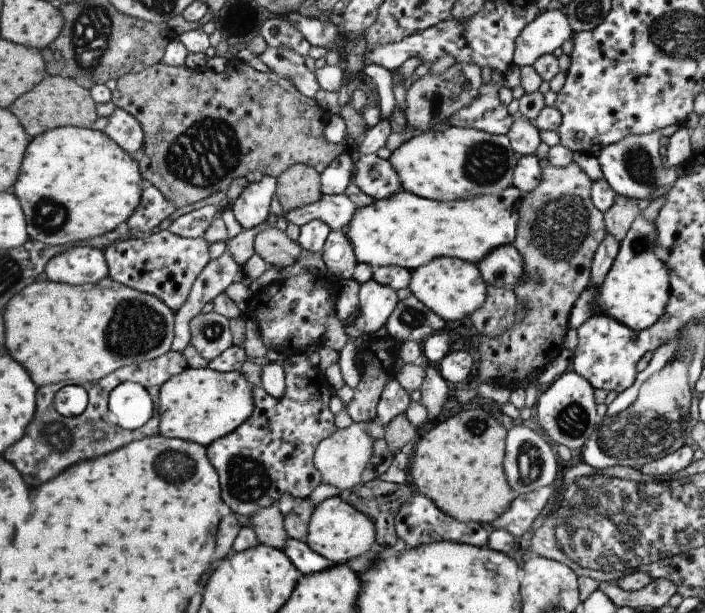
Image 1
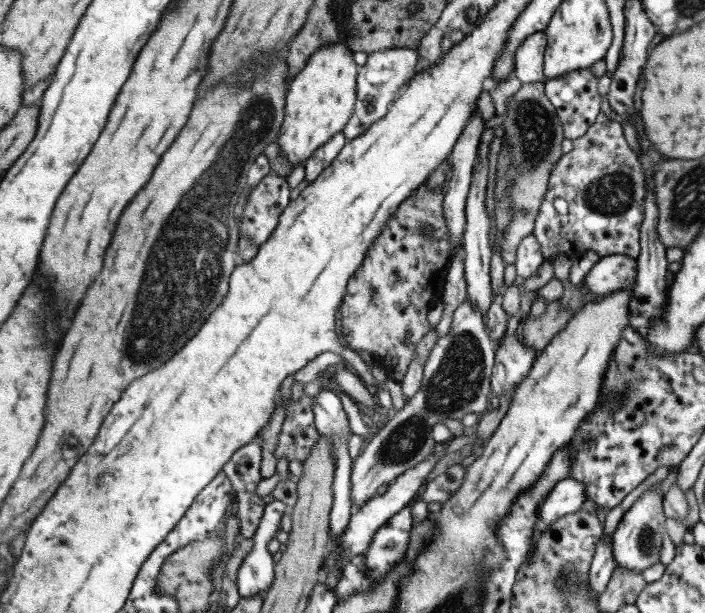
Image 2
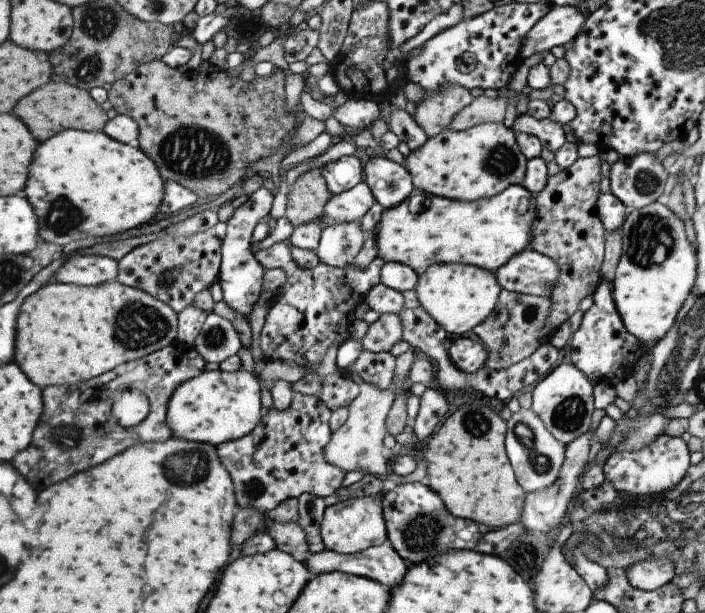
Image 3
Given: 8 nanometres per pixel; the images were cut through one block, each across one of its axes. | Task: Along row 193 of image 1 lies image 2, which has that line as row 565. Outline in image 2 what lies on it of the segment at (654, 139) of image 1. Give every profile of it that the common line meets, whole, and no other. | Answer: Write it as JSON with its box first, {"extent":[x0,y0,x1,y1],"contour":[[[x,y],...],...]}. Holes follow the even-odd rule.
{"extent":[610,487,667,573],"contour":[[[658,487],[643,491],[622,514],[610,536],[611,554],[613,554],[613,562],[617,568],[640,573],[659,562],[661,532],[665,530],[664,522],[667,519],[662,511],[663,496]]]}

